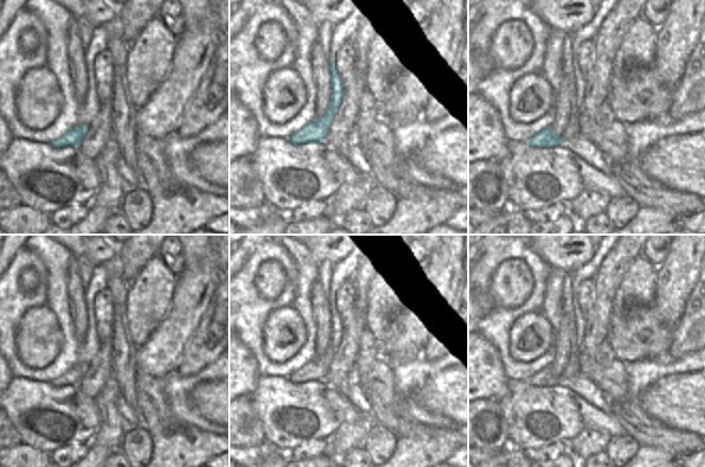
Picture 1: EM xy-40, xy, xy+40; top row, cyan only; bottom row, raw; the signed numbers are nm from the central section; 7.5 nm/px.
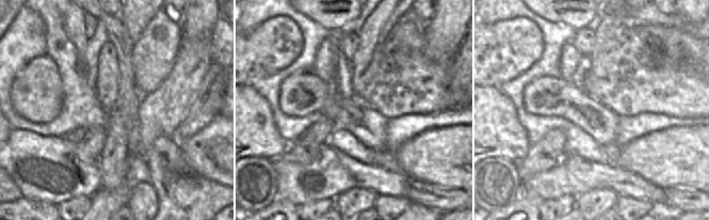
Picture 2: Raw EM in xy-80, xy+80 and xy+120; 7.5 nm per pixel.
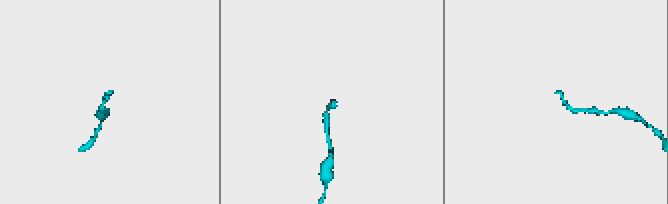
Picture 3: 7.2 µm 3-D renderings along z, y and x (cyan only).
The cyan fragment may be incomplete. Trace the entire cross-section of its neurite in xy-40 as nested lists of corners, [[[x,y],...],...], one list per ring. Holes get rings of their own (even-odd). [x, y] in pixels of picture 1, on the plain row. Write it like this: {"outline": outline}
{"outline": [[[76,365],[67,370],[63,375],[54,379],[51,383],[54,386],[77,386],[79,381],[87,372],[89,365]]]}

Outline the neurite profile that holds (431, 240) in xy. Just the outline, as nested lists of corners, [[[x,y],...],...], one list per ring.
[[[421,235],[427,242],[427,248],[432,249],[438,242],[442,235]]]

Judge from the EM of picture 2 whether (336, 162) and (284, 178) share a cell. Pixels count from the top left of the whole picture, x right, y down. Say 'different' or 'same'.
same

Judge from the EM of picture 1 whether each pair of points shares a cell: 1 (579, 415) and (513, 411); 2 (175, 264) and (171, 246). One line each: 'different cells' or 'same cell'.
1: same cell
2: same cell

